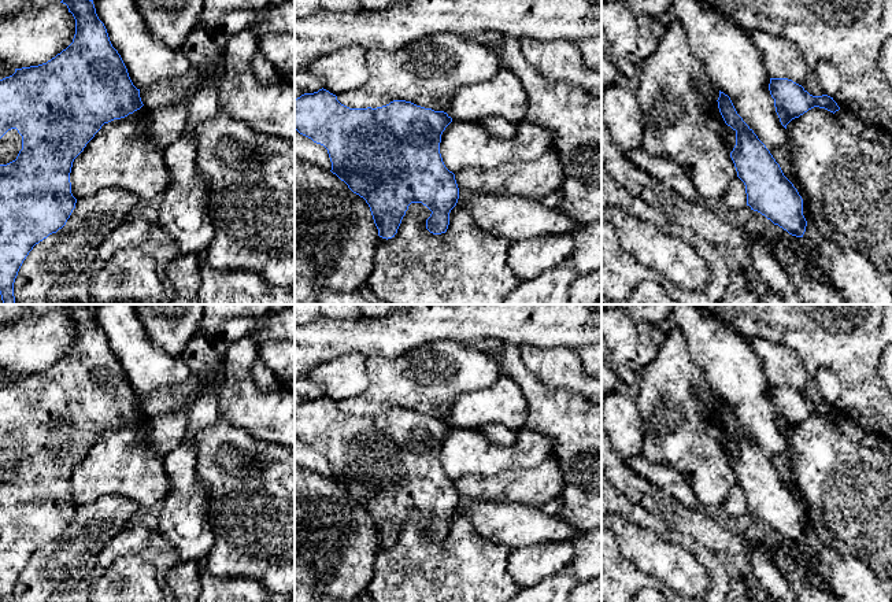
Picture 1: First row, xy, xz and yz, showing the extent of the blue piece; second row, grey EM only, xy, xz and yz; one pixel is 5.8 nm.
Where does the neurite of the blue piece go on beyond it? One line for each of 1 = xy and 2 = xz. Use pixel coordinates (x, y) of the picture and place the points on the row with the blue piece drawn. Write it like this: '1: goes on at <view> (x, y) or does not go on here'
1: does not go on here
2: does not go on here

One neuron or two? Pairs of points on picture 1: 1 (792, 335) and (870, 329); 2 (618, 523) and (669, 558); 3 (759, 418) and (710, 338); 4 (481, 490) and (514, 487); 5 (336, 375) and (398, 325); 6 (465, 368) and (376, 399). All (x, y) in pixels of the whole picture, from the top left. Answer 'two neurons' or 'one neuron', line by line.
1: one neuron
2: one neuron
3: one neuron
4: one neuron
5: two neurons
6: one neuron

